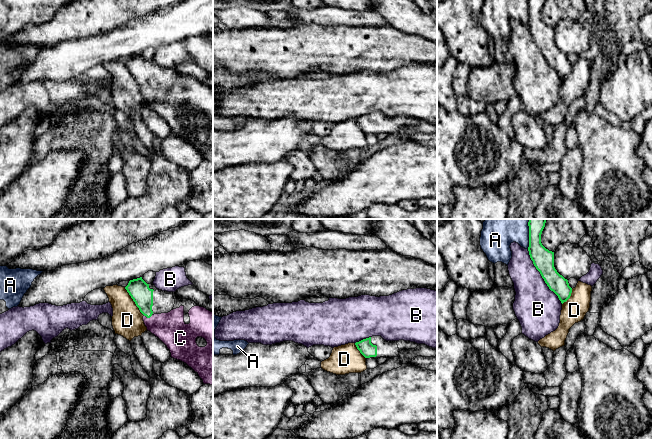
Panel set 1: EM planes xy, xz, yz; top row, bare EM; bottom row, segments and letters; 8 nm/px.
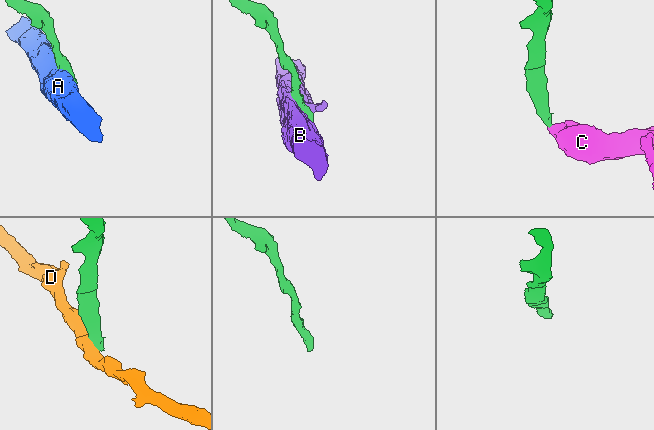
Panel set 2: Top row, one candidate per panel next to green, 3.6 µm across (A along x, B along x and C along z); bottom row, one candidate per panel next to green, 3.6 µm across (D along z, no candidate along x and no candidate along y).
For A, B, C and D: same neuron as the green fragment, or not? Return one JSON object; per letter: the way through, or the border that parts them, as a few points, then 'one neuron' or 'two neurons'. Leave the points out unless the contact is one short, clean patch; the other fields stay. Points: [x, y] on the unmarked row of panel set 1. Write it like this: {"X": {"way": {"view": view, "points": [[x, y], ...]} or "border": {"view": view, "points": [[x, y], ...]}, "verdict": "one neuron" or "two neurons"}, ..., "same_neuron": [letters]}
{"A": {"verdict": "two neurons"}, "B": {"verdict": "two neurons"}, "C": {"way": {"view": "xy", "points": [[138, 65], [143, 73], [148, 93], [154, 99], [170, 104]]}, "verdict": "one neuron"}, "D": {"border": {"view": "xy", "points": [[124, 63], [135, 81], [144, 91]]}, "verdict": "two neurons"}, "same_neuron": ["C"]}

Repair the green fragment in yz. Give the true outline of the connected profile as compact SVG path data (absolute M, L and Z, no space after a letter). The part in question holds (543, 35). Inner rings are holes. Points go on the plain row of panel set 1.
M528 0L529 2L529 31L534 42L540 48L545 59L563 80L572 69L568 56L560 51L554 43L554 28L546 25L541 19L541 10L545 0Z

